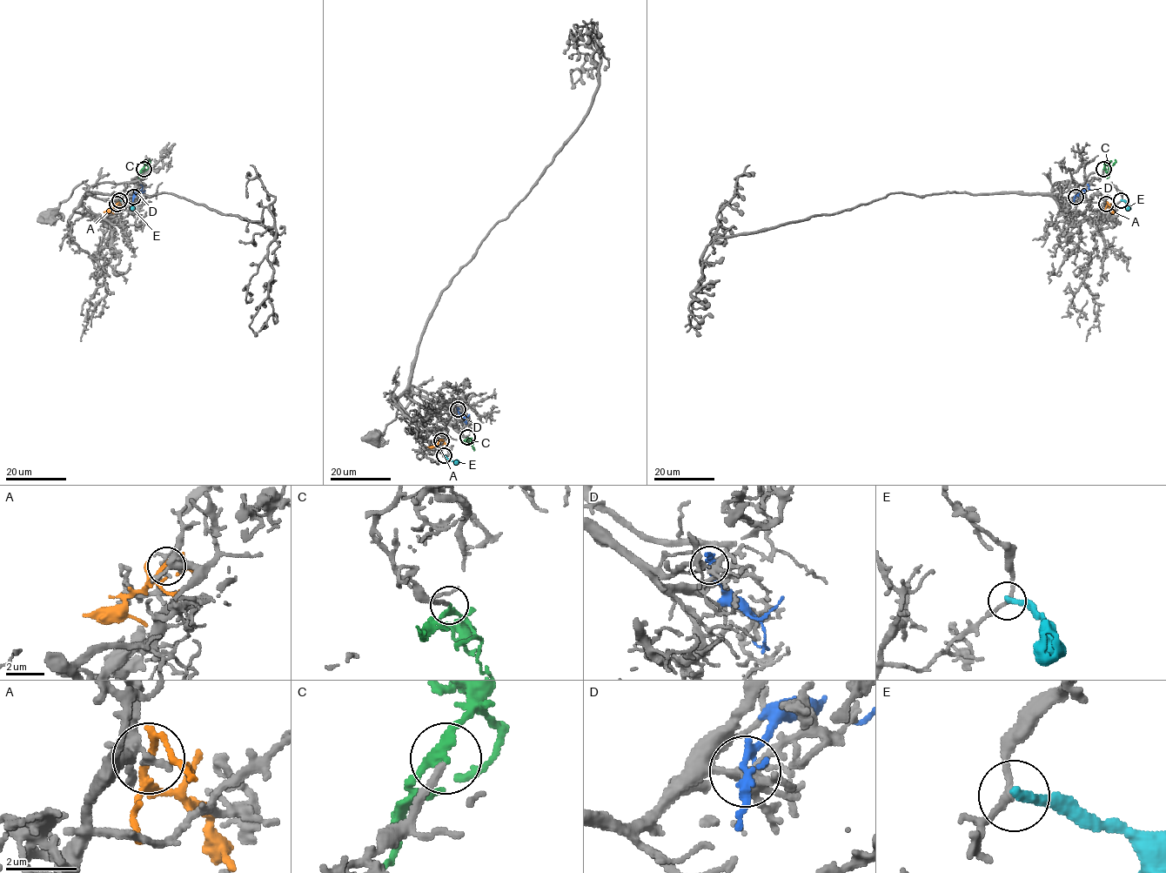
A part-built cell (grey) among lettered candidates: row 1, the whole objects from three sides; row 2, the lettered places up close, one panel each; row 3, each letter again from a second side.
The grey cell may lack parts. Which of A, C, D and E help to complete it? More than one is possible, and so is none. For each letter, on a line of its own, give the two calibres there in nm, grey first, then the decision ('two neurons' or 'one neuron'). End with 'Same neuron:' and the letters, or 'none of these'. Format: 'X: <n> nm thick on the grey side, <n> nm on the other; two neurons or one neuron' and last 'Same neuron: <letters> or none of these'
A: 220 nm thick on the grey side, 170 nm on the other; two neurons
C: 200 nm thick on the grey side, 260 nm on the other; one neuron
D: 280 nm thick on the grey side, 170 nm on the other; two neurons
E: 190 nm thick on the grey side, 280 nm on the other; two neurons
Same neuron: C

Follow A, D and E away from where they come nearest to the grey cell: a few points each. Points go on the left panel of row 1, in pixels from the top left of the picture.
A: (117, 204), (103, 212)
D: (133, 196), (142, 190), (140, 184)
E: (119, 200), (129, 204), (133, 211)

